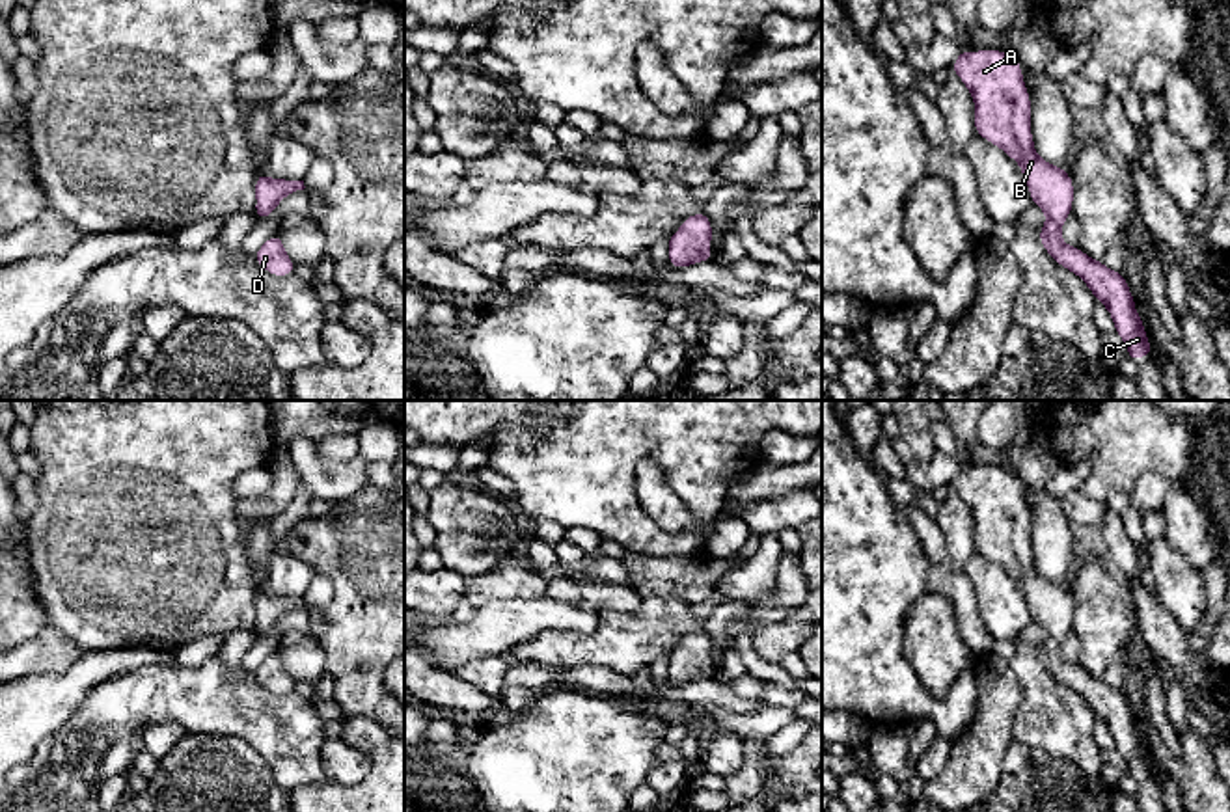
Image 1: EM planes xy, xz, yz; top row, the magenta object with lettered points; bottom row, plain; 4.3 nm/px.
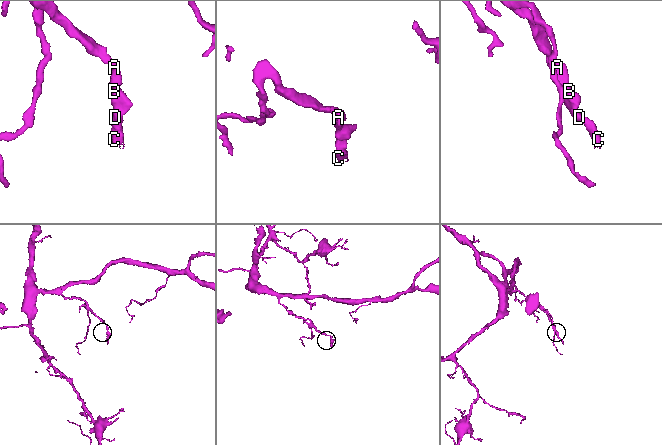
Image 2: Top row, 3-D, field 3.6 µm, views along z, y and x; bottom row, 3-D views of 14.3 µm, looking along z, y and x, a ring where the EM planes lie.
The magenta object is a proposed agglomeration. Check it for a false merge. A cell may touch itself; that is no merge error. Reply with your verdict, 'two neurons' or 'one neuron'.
one neuron

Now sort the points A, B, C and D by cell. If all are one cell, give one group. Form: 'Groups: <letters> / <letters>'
Groups: A B C D

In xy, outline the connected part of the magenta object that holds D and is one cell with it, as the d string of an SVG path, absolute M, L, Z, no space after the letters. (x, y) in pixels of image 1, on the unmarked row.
M280 650L272 652L257 669L255 678L272 693L293 693L294 680L287 674Z

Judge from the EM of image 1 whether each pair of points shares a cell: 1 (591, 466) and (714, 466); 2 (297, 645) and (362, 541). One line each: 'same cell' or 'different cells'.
1: same cell
2: different cells

